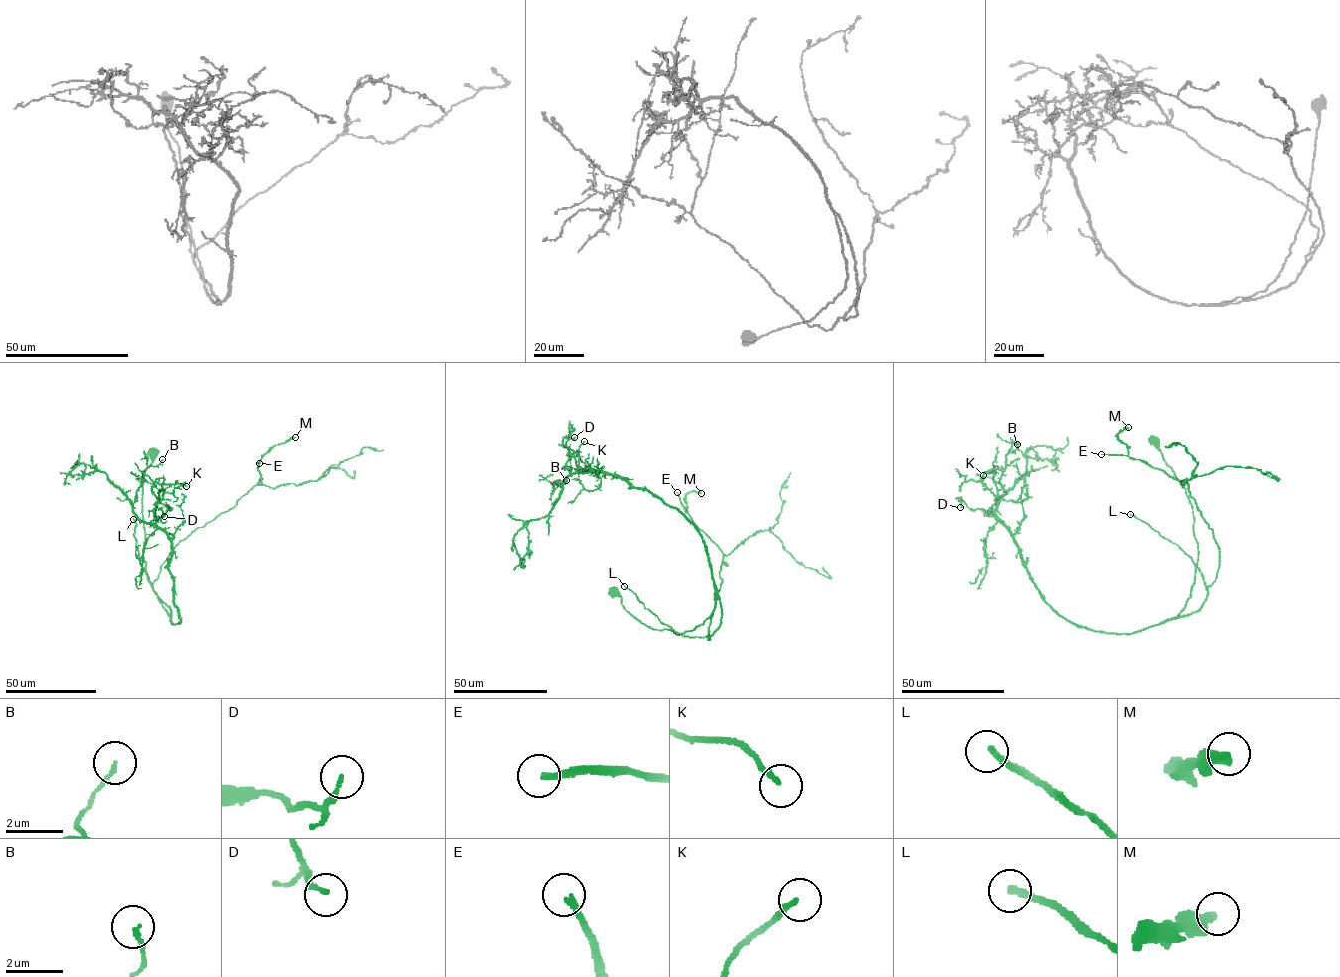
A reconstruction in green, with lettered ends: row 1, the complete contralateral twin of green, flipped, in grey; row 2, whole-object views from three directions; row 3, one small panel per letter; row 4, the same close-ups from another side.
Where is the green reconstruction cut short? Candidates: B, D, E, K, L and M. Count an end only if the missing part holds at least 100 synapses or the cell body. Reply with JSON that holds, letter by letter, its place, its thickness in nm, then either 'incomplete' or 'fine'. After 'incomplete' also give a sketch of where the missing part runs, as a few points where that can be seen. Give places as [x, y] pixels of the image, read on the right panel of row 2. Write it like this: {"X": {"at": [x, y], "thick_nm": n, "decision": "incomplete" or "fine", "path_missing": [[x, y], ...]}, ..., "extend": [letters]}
{"B": {"at": [1017, 444], "thick_nm": 140, "decision": "fine"}, "D": {"at": [960, 507], "thick_nm": 140, "decision": "fine"}, "E": {"at": [1101, 454], "thick_nm": 220, "decision": "incomplete", "path_missing": [[1101, 454], [1074, 452], [1023, 475], [1025, 459], [1033, 453], [1043, 455], [1048, 461], [1042, 471], [1051, 488]]}, "K": {"at": [983, 475], "thick_nm": 200, "decision": "fine"}, "L": {"at": [1130, 514], "thick_nm": 240, "decision": "incomplete", "path_missing": [[1130, 514], [1091, 488], [1075, 489], [1067, 495], [1044, 490], [1012, 459], [962, 438]]}, "M": {"at": [1128, 427], "thick_nm": 400, "decision": "fine"}, "extend": ["E", "L"]}

